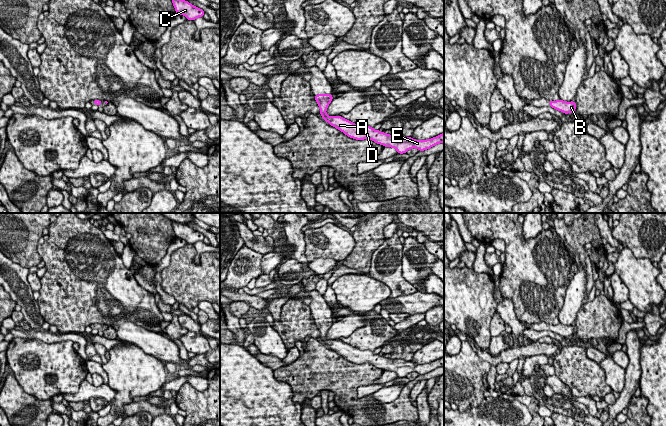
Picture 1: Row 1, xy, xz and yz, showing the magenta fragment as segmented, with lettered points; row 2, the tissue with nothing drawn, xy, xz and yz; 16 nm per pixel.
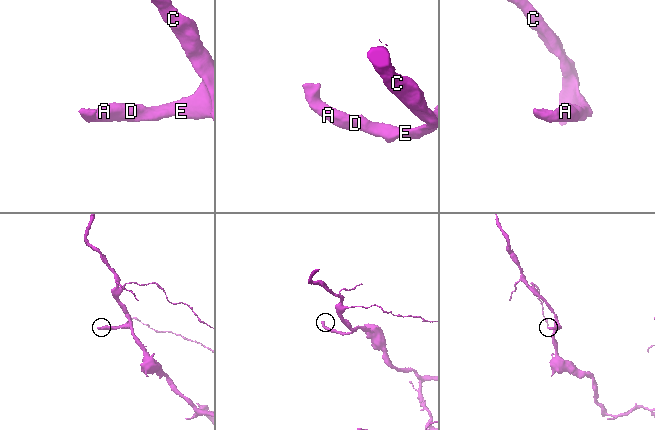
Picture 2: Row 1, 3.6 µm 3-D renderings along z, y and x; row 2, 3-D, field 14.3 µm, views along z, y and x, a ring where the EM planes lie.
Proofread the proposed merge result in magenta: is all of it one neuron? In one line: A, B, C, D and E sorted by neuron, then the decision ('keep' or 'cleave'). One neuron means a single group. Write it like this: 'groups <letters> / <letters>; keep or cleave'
groups A B C D E; keep

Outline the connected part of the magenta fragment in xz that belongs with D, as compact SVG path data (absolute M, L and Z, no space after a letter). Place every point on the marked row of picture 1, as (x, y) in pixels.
M318 94L314 96L320 108L322 118L329 122L331 126L343 132L350 138L356 140L370 139L377 144L385 147L395 148L399 154L406 153L409 149L416 148L419 151L430 149L431 147L444 142L444 133L426 140L415 140L411 137L404 137L402 135L390 135L379 130L374 130L370 126L359 126L343 117L328 116L326 110L331 103L332 94Z

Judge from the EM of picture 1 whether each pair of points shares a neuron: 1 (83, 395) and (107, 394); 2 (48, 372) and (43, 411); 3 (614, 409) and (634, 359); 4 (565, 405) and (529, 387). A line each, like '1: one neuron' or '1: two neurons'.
1: one neuron
2: two neurons
3: one neuron
4: one neuron

